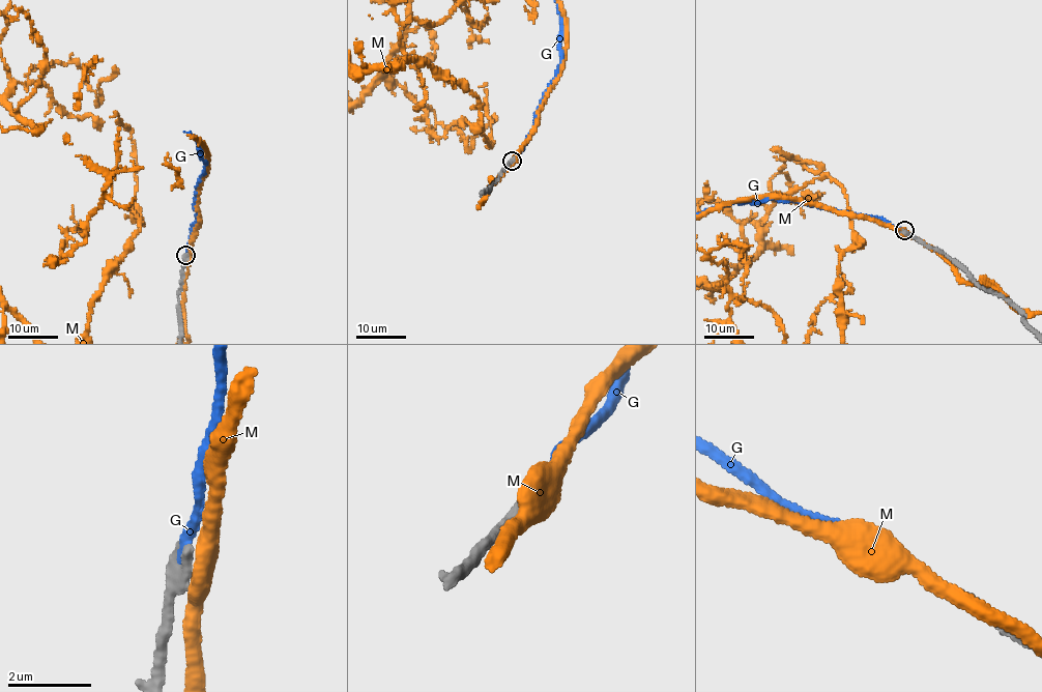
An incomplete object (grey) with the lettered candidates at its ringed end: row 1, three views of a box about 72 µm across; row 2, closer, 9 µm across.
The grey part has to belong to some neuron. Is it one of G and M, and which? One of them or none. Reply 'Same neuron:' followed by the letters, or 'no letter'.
Same neuron: G

